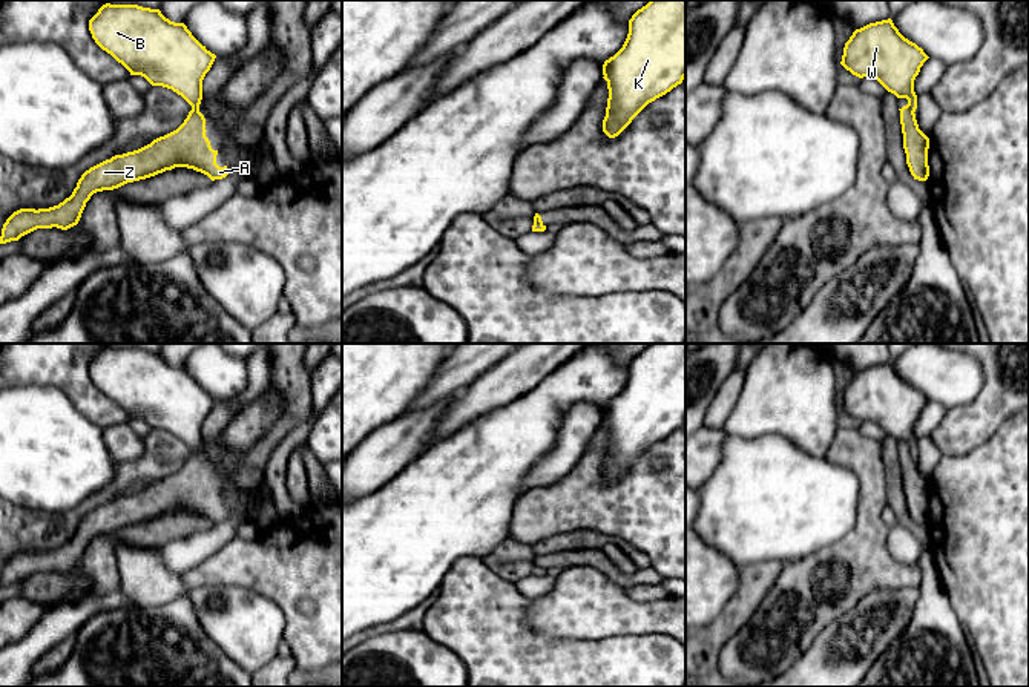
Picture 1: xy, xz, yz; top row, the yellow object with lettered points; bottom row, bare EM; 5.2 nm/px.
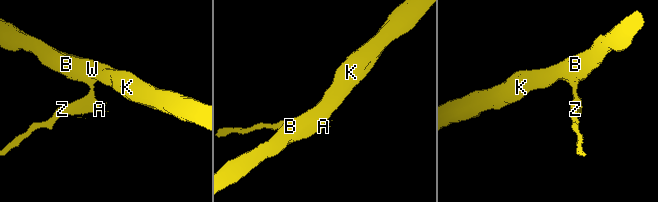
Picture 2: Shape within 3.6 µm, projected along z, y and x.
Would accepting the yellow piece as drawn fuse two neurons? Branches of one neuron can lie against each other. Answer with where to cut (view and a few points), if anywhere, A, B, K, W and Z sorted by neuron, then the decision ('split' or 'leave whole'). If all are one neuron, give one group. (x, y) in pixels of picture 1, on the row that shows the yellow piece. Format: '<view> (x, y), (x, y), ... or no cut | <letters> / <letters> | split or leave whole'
yz (908, 103), (913, 112) | A Z / B K W | split

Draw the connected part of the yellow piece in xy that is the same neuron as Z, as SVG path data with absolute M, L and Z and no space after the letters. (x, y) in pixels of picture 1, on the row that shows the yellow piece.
M192 107L176 130L138 150L115 155L86 170L72 195L58 205L14 212L3 224L0 244L18 241L37 228L67 230L78 224L86 202L94 193L113 190L175 167L193 169L207 175L212 181L225 178L228 169L216 164L218 150L212 149L205 132L204 115L199 107Z

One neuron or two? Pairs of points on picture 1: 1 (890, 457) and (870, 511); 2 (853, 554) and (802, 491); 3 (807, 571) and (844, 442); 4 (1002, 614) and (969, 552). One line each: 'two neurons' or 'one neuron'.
1: two neurons
2: two neurons
3: one neuron
4: one neuron

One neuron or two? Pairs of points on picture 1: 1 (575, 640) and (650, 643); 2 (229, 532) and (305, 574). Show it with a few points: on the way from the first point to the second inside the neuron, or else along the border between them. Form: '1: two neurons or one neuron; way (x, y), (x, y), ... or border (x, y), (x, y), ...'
1: one neuron; way (594, 643), (632, 643)
2: two neurons; border (235, 535), (207, 558)

